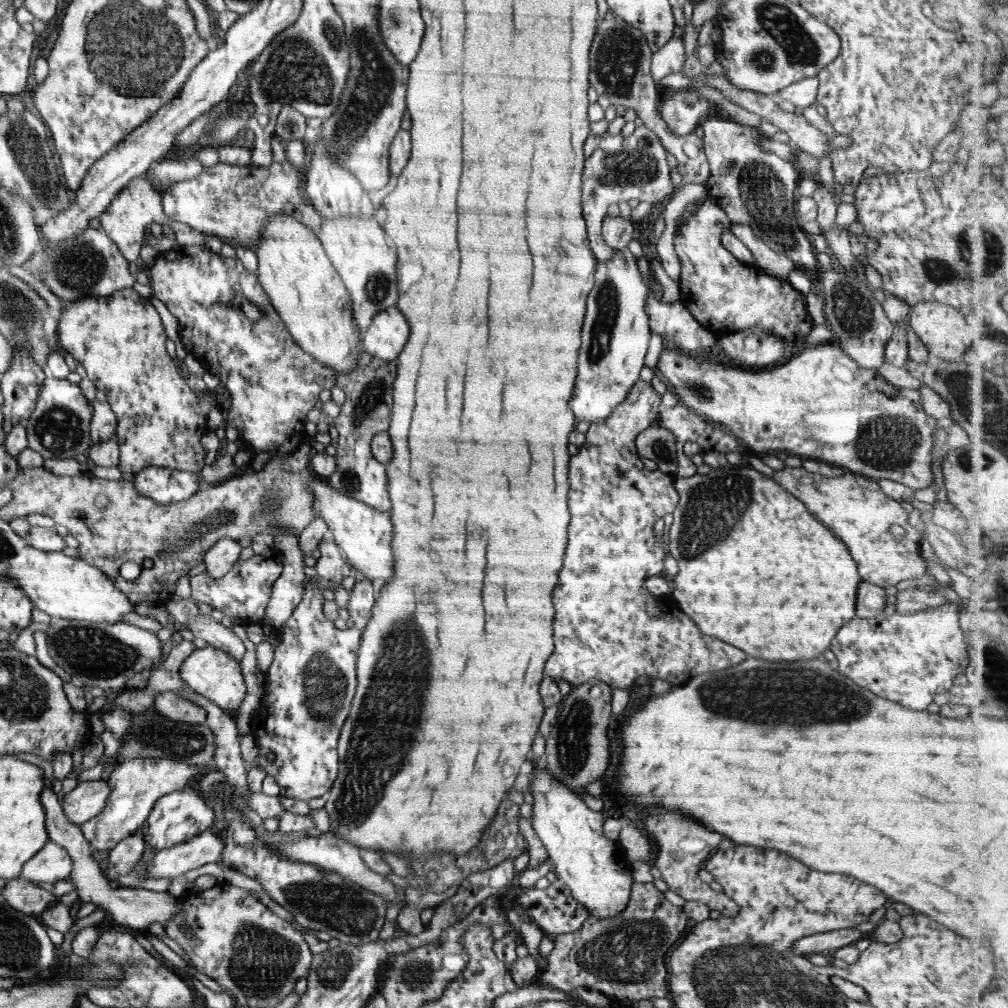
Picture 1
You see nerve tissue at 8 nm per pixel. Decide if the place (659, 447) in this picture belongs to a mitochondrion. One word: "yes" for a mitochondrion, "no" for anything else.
yes

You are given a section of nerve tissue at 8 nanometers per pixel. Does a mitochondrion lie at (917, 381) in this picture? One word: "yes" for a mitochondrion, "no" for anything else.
no

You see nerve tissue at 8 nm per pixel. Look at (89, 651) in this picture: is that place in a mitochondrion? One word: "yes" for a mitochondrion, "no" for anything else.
yes

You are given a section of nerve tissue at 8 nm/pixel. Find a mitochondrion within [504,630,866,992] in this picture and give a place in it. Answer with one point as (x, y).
(626, 953)

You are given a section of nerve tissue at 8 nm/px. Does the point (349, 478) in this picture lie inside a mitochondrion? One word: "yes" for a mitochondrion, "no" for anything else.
yes

